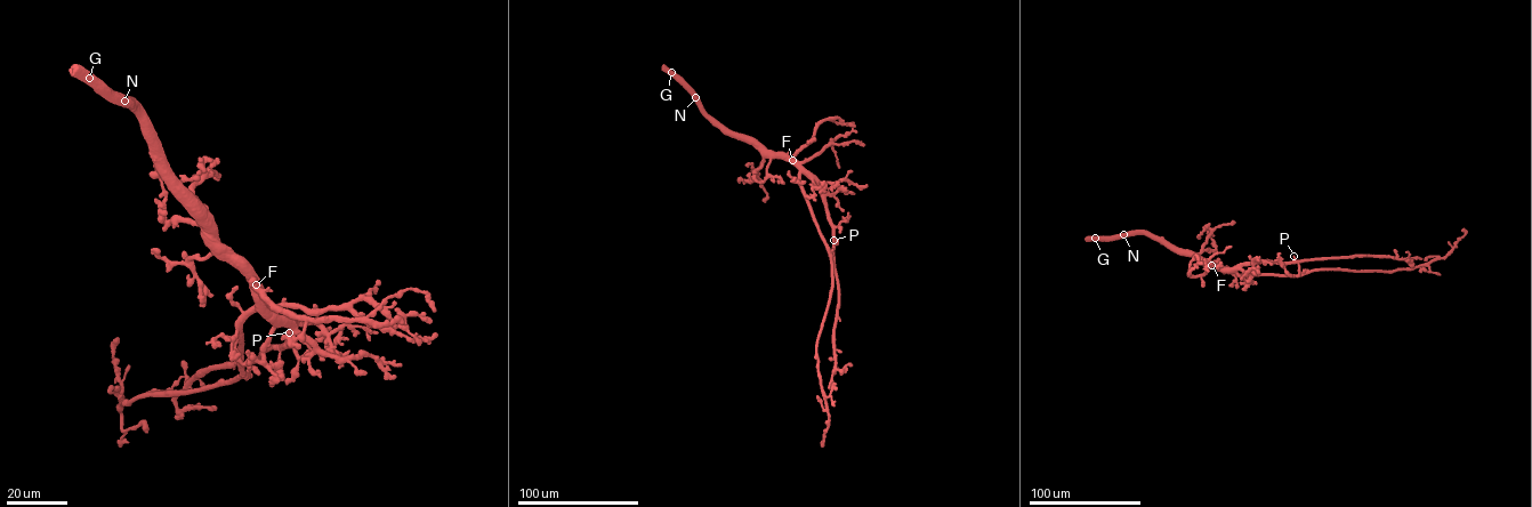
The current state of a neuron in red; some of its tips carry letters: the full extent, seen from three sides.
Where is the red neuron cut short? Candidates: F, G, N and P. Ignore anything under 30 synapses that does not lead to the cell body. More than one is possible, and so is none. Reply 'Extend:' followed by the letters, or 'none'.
Extend: none

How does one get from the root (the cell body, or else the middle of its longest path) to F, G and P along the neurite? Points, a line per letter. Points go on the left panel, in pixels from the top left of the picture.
F: (184, 198), (208, 212), (220, 244), (228, 249), (248, 278), (255, 279), (256, 284)
G: (184, 198), (188, 201), (186, 190), (168, 175), (139, 114), (93, 83), (89, 78)
P: (184, 198), (202, 206), (220, 243), (247, 262), (269, 307), (290, 319), (290, 341), (282, 346), (289, 332)

